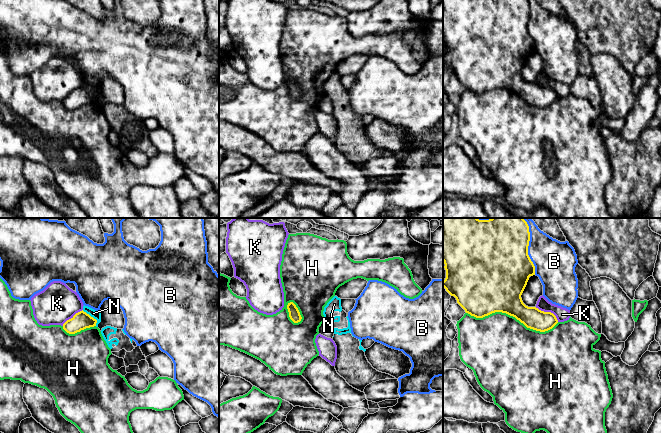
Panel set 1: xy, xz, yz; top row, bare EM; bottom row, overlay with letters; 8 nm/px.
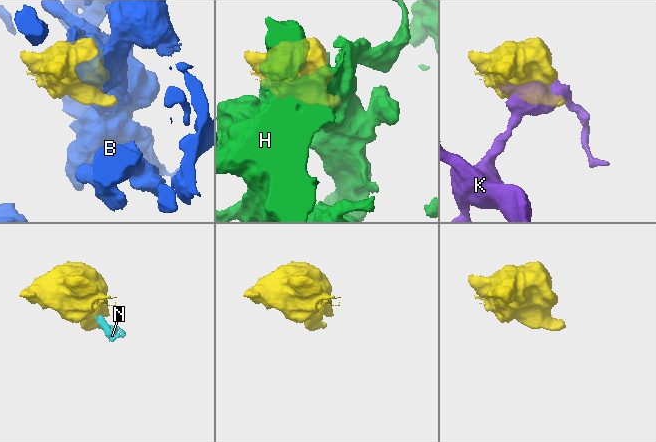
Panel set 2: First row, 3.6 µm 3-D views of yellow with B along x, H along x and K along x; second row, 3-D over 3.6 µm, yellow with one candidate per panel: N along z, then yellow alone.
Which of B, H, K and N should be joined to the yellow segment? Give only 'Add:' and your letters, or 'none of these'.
Add: none of these

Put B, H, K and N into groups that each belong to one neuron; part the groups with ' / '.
B / H / K / N

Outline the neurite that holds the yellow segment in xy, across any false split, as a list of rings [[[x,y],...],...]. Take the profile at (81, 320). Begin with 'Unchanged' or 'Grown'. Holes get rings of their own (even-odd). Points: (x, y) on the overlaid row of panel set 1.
Unchanged. [[[83,310],[76,313],[63,324],[63,329],[69,334],[75,334],[86,328],[96,326],[97,320]]]

